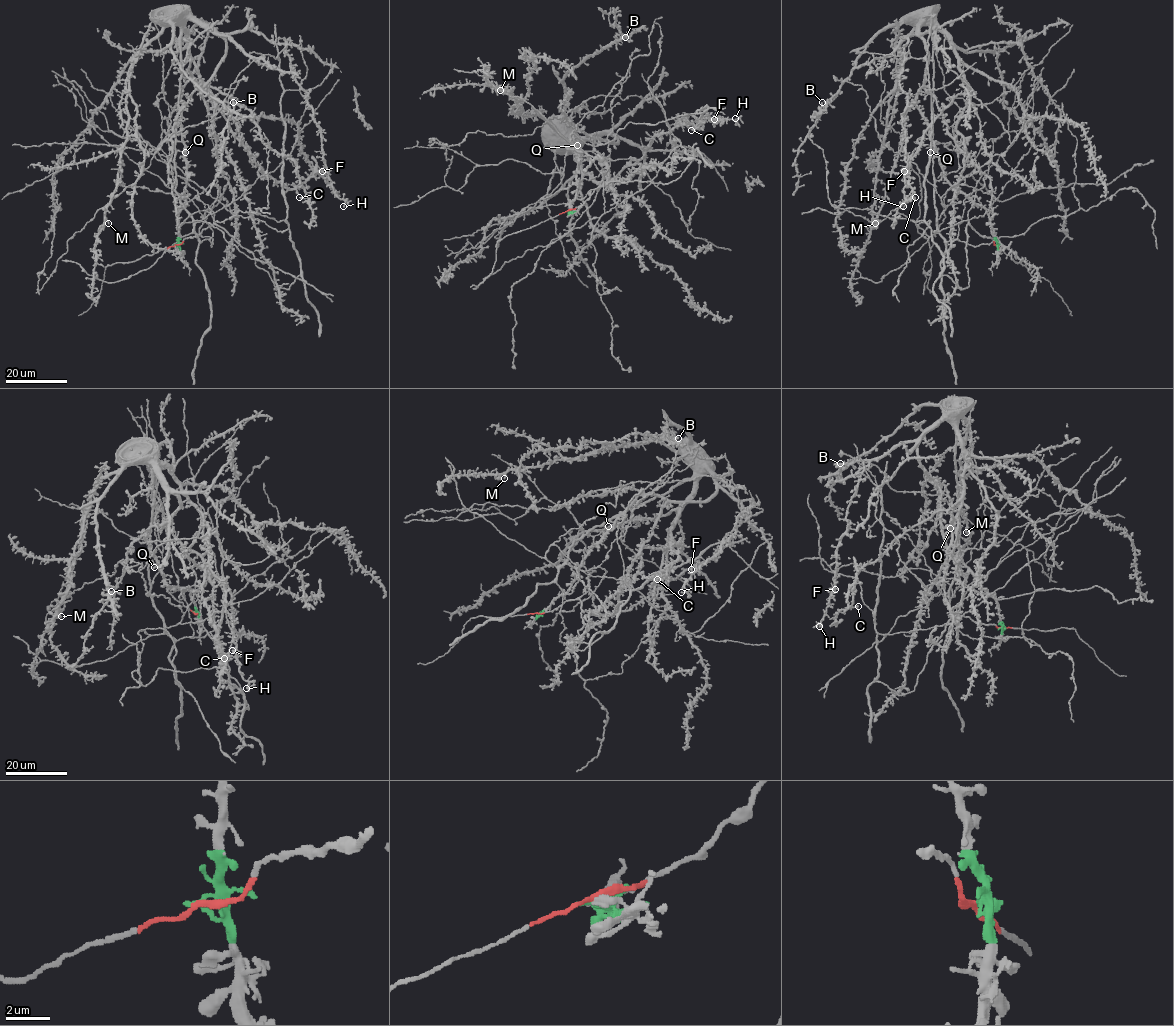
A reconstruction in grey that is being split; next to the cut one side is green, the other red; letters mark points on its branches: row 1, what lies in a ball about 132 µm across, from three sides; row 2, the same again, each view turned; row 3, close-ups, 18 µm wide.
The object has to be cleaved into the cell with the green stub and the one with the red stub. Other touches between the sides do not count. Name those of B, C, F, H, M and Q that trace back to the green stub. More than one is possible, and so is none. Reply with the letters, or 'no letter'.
B, C, M, Q

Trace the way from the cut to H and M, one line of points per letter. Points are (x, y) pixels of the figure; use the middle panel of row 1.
H: (567, 210), (613, 181), (675, 181), (693, 156), (679, 139), (672, 146), (670, 125), (687, 114), (735, 118)
M: (567, 211), (570, 212), (578, 182), (604, 174), (530, 104), (495, 88), (485, 67), (488, 81), (501, 90)

